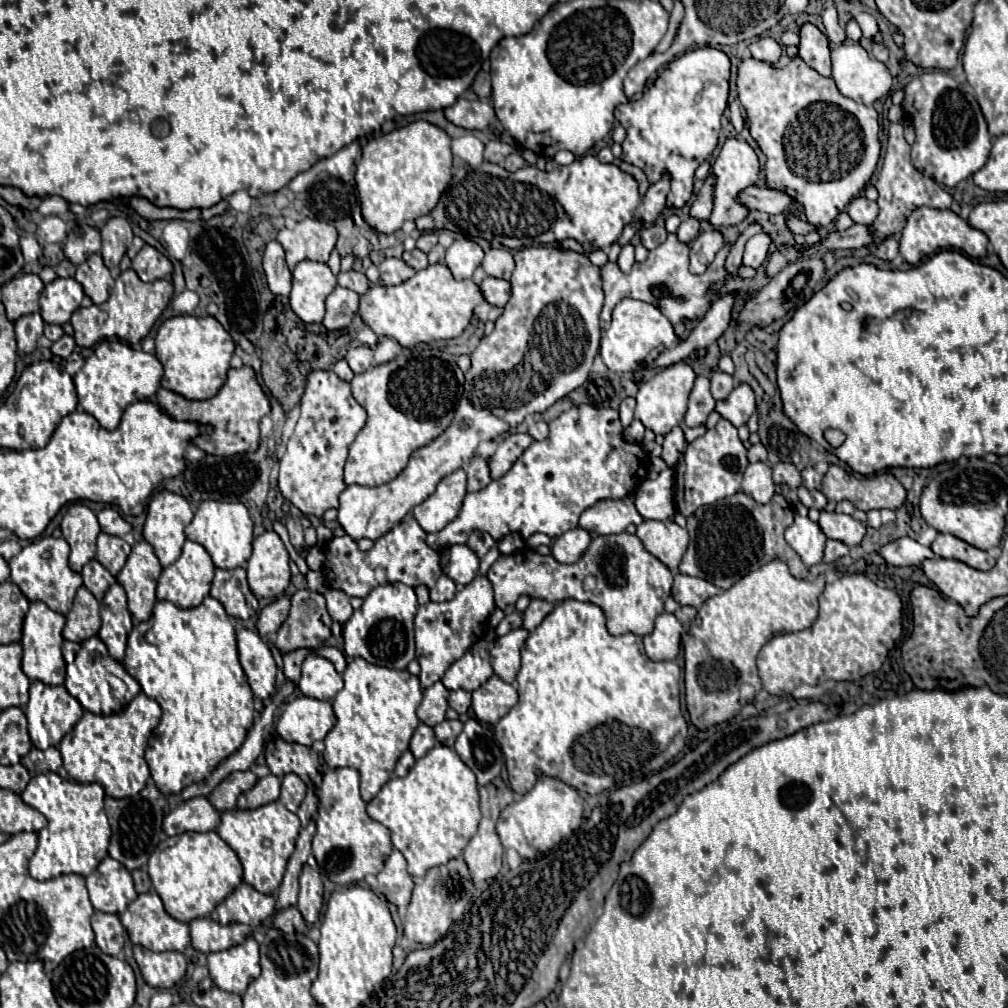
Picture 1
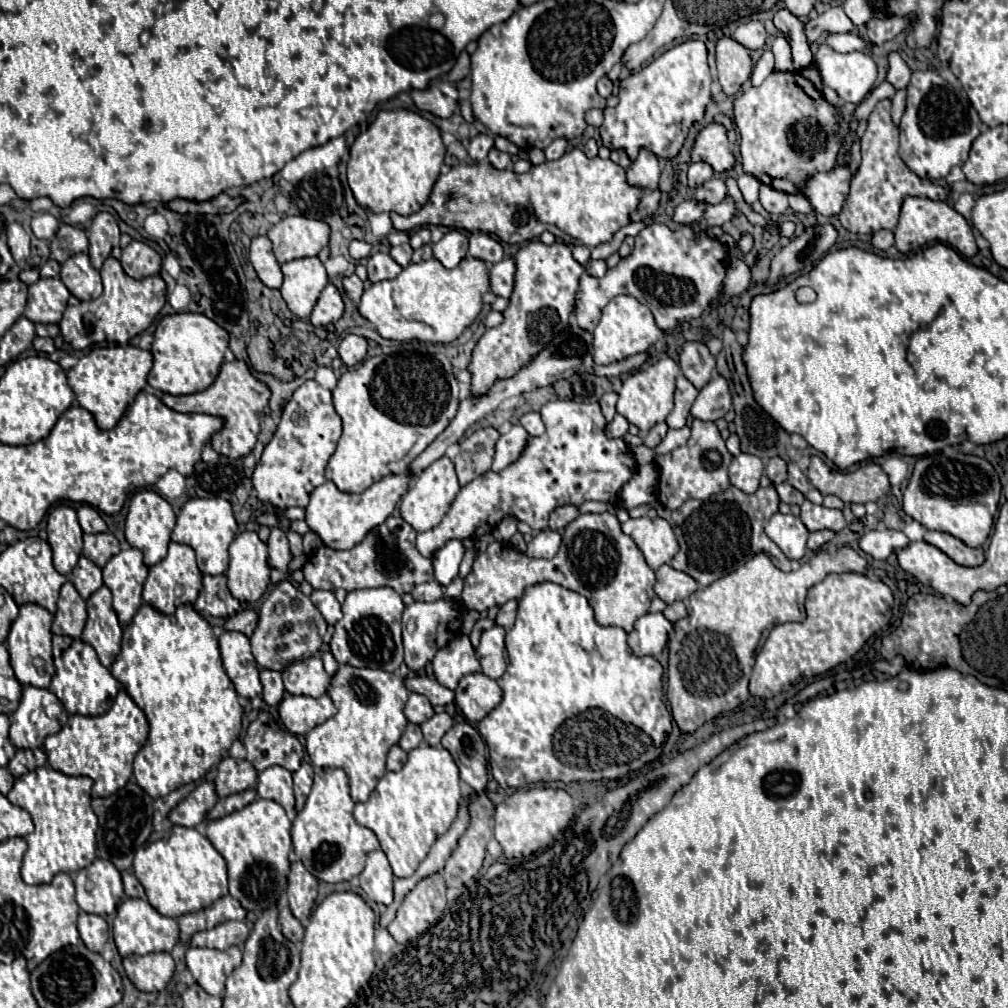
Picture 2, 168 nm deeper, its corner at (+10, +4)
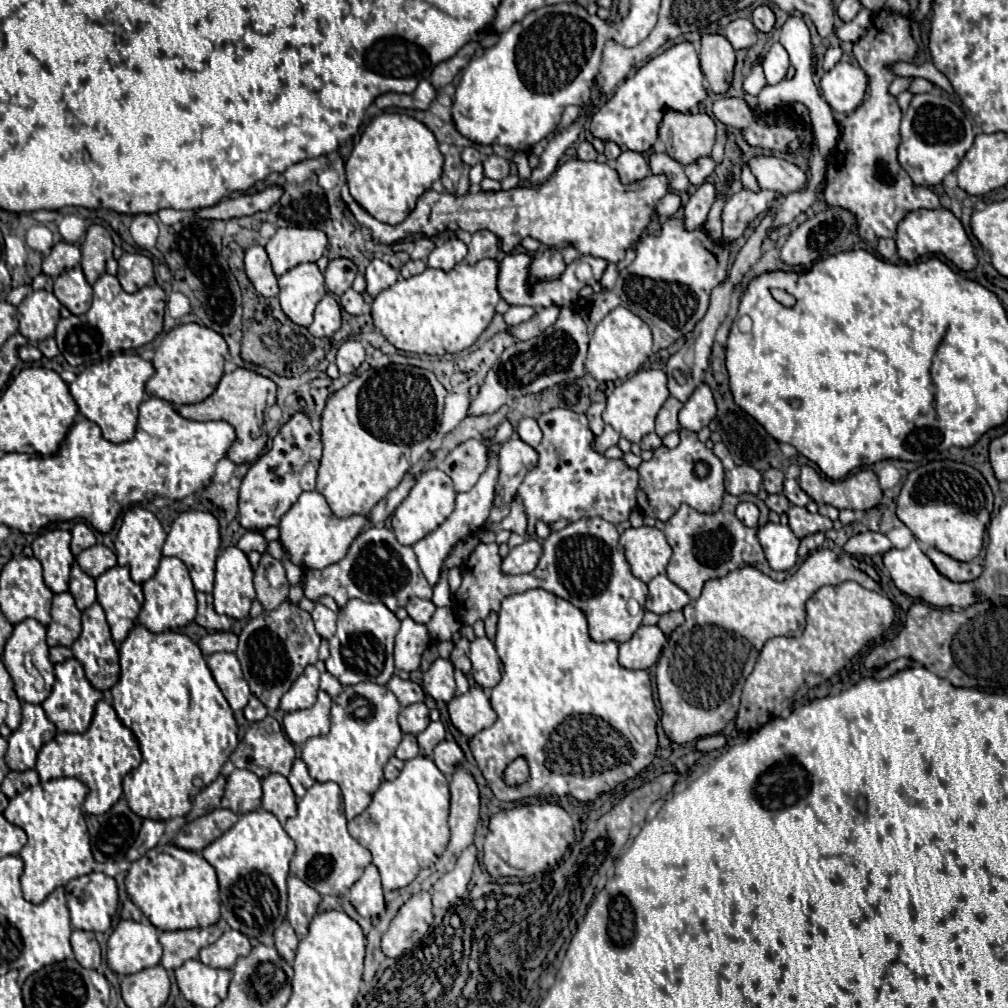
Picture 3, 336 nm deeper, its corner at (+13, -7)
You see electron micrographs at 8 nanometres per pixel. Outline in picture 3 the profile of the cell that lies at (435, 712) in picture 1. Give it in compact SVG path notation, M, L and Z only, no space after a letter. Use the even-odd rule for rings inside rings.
M416 702L416 704L404 706L400 710L398 724L400 724L404 734L420 734L430 724L430 716L428 716L426 704L424 702Z

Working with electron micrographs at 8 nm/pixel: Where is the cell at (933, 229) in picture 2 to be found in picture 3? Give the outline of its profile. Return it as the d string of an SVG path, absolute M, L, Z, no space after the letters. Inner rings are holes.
M946 208L910 212L898 226L896 246L898 246L900 258L906 262L916 262L918 258L928 256L928 254L942 254L948 262L952 262L956 268L960 268L964 272L974 270L974 266L976 266L974 248L972 248L972 242L966 234L962 222Z

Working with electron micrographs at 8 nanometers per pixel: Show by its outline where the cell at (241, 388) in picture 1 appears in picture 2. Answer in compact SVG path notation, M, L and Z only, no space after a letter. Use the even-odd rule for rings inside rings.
M235 359L233 363L221 365L219 375L209 389L205 389L201 393L193 393L193 395L181 395L181 397L165 393L165 395L161 395L161 401L179 413L207 413L207 415L225 419L223 427L211 437L211 447L219 455L239 459L239 457L245 457L247 453L251 453L255 447L257 433L259 433L259 411L263 411L263 407L267 407L269 395L271 395L269 389L251 375L247 363Z

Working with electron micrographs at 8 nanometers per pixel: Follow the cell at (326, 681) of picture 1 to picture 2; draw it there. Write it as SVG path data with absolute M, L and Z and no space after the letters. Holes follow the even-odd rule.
M309 657L305 661L295 661L283 671L285 691L291 695L321 697L327 693L331 677L325 673L321 657Z

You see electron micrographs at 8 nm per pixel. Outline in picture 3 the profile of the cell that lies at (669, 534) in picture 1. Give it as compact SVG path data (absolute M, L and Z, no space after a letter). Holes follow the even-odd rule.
M650 526L628 528L620 536L620 544L632 574L642 582L650 582L654 576L664 574L672 556L672 548L668 546L666 536L658 528Z

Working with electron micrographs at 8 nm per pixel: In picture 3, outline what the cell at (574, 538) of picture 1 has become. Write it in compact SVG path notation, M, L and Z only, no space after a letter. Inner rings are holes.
M526 538L520 546L510 548L508 556L502 558L502 574L526 574L536 568L536 560L540 558L540 542L534 538Z

